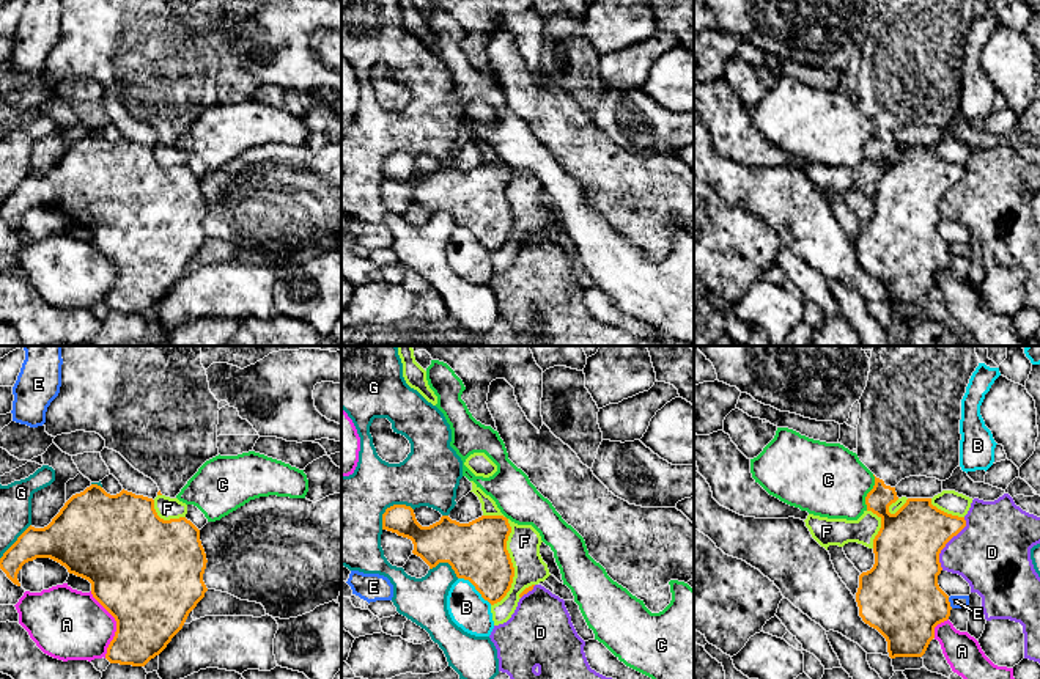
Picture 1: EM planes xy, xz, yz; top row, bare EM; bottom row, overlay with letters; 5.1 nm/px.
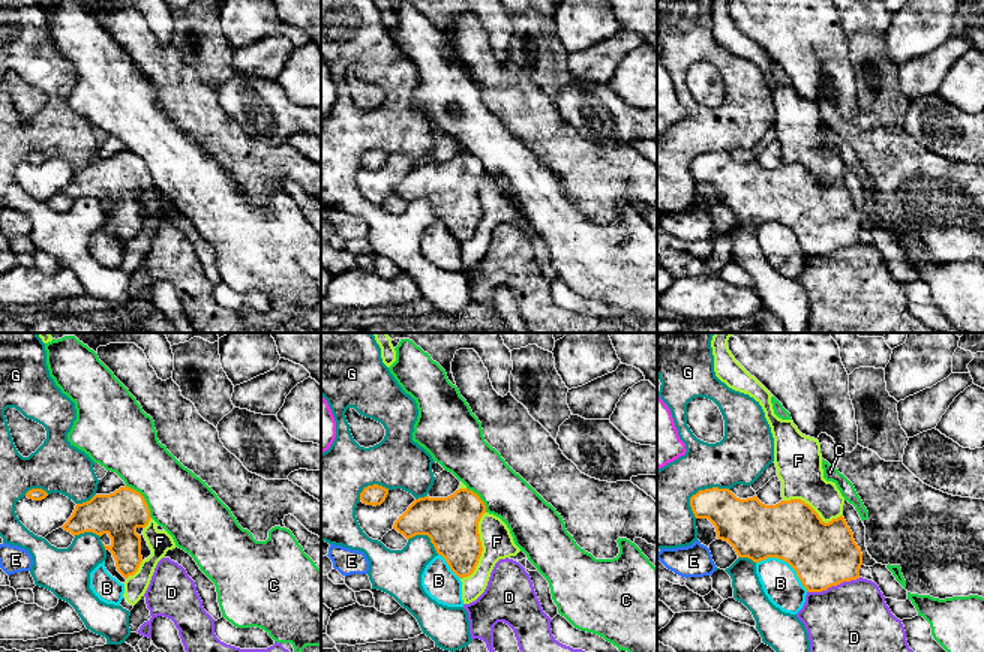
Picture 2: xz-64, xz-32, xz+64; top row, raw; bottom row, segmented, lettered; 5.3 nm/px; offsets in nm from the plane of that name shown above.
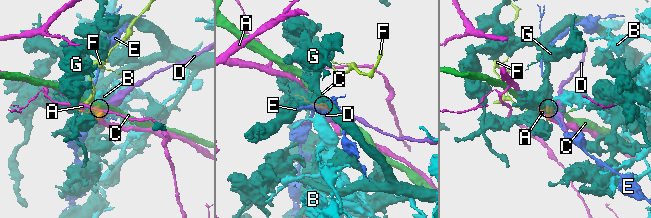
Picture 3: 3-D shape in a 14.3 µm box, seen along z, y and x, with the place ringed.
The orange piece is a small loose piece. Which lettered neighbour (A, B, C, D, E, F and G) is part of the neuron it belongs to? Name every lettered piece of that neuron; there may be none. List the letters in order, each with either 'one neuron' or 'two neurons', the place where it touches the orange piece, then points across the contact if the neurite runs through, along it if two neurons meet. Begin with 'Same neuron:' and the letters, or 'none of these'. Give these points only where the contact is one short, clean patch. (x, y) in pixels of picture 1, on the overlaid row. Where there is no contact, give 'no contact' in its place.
Same neuron: none of these
A: two neurons; meets orange in xy at (117, 624)
B: two neurons; meets orange in xz at (475, 588); border along xz (458, 577), (466, 579), (491, 604)
C: two neurons; meets orange in yz at (869, 492); border along yz (874, 475), (874, 488), (866, 497), (866, 510)
D: two neurons; meets orange in yz at (946, 543)
E: two neurons; meets orange in yz at (949, 602)
F: two neurons; meets orange in xz at (512, 565)
G: two neurons; meets orange in xz at (390, 506)

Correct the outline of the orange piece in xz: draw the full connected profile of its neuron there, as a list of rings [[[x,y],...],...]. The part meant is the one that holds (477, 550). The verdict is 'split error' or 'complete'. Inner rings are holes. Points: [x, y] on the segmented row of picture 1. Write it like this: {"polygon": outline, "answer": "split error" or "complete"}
{"polygon": [[[393,505],[382,514],[382,530],[411,539],[412,553],[420,556],[430,569],[439,563],[448,563],[456,577],[469,580],[491,605],[500,602],[511,588],[514,567],[507,550],[511,527],[503,516],[481,516],[469,523],[459,523],[442,516],[439,522],[422,527],[411,506]]], "answer": "complete"}

